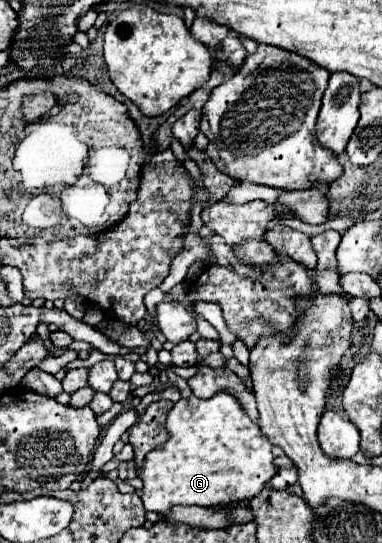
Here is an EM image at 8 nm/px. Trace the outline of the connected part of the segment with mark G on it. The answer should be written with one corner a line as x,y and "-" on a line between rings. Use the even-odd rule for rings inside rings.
218,392
212,398
180,398
166,420
168,440
144,458
142,502
146,510
166,514
176,504
216,506
254,498
276,474
272,442
248,418
238,398

